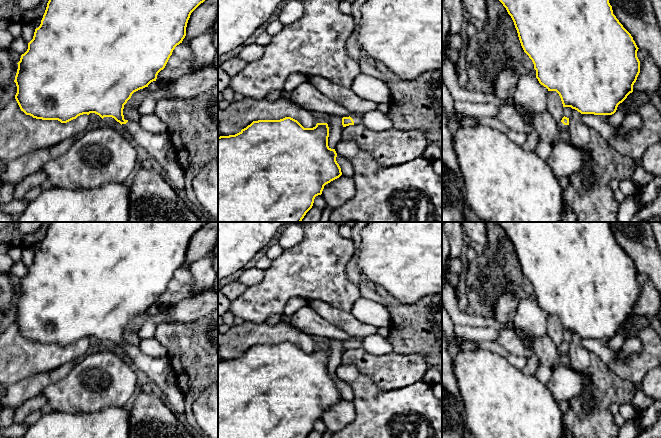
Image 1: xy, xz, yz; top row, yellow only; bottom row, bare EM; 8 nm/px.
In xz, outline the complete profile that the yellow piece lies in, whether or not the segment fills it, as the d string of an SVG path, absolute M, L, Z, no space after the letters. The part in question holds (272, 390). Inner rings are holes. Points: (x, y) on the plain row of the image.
M291 341L253 345L235 359L218 361L218 438L306 438L312 432L315 421L322 418L324 410L342 399L336 385L337 377L328 370L328 361L327 347L317 347L313 352L304 352Z

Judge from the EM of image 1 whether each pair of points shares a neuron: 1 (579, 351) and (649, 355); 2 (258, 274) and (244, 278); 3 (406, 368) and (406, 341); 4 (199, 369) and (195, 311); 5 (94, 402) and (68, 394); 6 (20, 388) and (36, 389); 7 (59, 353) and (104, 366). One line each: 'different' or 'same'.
1: different
2: same
3: different
4: different
5: same
6: same
7: different

